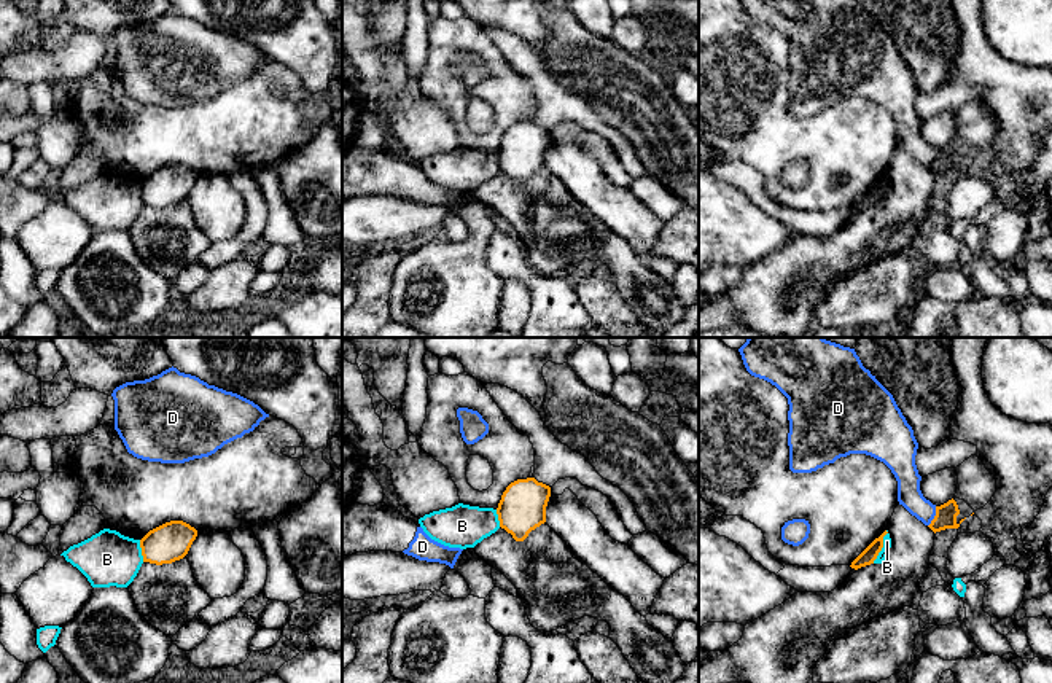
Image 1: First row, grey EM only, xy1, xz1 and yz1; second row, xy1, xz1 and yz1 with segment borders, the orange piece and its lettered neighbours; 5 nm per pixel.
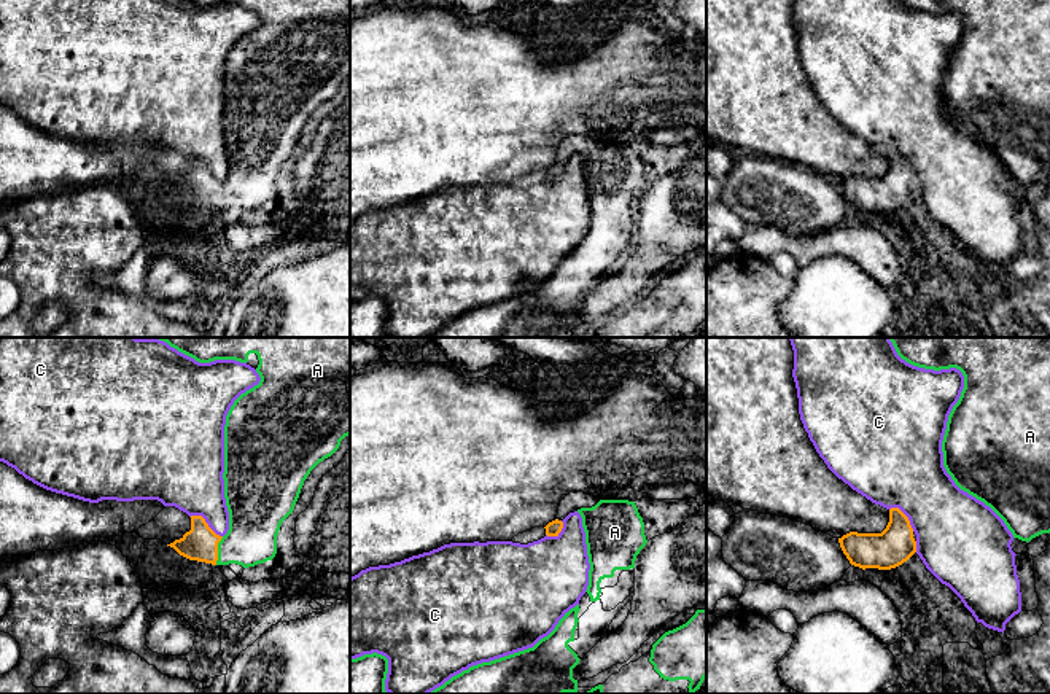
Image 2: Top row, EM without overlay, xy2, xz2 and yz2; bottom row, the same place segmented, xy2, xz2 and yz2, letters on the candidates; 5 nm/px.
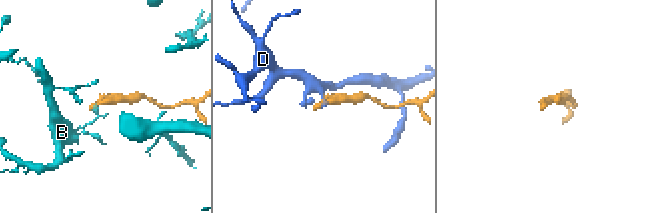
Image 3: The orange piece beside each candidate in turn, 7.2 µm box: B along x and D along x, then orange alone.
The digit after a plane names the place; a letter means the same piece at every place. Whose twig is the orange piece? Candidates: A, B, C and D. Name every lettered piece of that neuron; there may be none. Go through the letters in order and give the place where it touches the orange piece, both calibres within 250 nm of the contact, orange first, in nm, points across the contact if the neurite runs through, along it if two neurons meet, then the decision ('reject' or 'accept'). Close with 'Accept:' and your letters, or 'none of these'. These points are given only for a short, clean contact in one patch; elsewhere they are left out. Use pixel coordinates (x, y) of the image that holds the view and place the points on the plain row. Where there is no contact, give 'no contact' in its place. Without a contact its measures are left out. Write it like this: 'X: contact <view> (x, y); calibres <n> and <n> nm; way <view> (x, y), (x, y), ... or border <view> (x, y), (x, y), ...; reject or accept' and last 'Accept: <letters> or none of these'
A: contact xy2 (217, 194); calibres 180 and 260 nm; way xy2 (201, 187), (217, 194), (225, 193), (255, 163); accept
B: contact yz1 (882, 190); calibres 80 and 50 nm; border yz1 (887, 174), (882, 193), (872, 206); reject
C: contact xy2 (206, 166); calibres 180 and 340 nm; reject
D: contact yz1 (935, 160); calibres 110 and 120 nm; border yz1 (936, 150), (936, 158), (928, 169); reject
Accept: A

